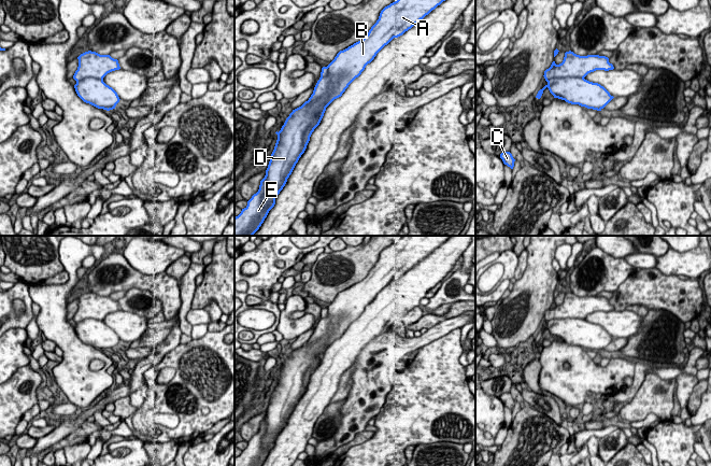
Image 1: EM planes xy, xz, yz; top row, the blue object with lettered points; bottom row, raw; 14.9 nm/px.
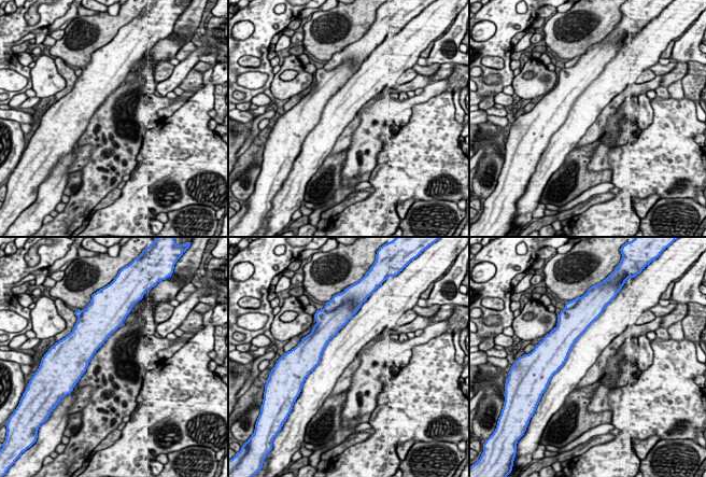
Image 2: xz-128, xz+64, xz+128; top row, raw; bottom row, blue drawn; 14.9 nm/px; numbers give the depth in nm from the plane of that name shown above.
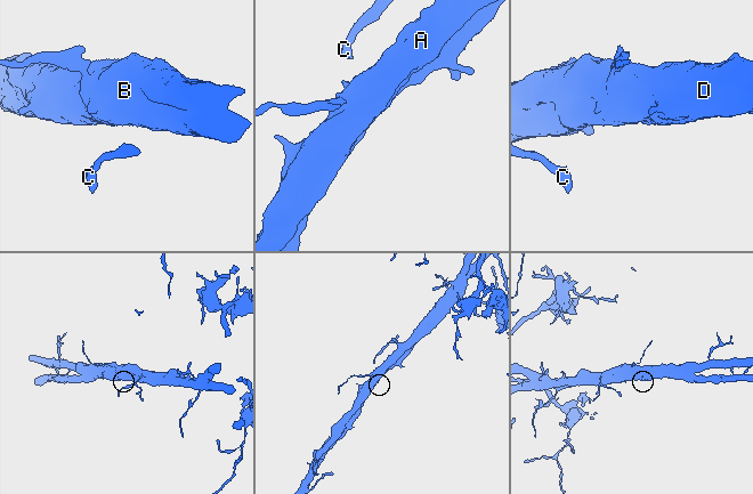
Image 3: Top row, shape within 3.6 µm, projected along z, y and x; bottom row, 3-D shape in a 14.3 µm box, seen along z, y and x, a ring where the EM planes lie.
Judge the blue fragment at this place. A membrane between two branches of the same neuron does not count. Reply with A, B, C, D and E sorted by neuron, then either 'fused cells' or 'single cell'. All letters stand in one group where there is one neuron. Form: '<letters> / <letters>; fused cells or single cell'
A B C E / D; fused cells

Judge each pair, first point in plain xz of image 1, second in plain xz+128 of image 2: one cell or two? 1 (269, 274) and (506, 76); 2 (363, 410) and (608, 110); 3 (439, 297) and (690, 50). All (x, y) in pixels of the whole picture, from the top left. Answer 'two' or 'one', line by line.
1: one
2: two
3: one

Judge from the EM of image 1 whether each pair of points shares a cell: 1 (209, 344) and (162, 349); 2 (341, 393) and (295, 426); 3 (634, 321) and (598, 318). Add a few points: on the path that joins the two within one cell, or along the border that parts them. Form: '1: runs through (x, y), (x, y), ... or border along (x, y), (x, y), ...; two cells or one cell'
1: border along (180, 342), (155, 364); two cells
2: border along (340, 377), (338, 389), (329, 403); two cells
3: runs through (625, 321), (607, 320); one cell

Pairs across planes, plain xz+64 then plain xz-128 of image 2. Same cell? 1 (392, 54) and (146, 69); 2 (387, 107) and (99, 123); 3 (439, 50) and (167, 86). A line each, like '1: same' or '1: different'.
1: different
2: same
3: same

